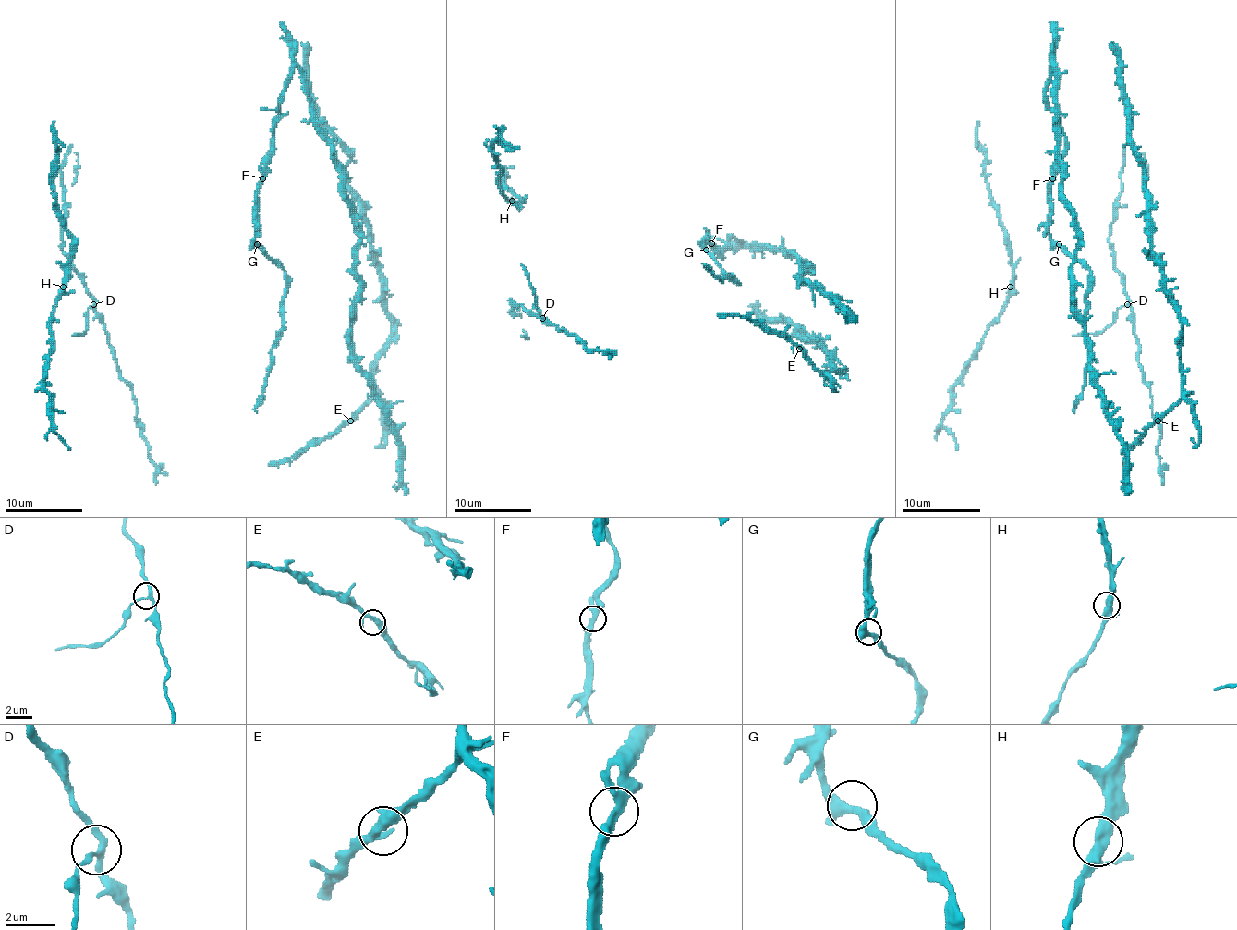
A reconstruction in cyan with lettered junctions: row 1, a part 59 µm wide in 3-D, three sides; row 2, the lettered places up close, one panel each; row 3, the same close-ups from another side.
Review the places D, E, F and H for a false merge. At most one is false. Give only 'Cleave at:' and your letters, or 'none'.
Cleave at: none

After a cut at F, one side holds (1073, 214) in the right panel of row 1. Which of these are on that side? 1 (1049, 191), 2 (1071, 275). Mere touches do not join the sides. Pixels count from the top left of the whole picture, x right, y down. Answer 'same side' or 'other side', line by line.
1: other side
2: same side

